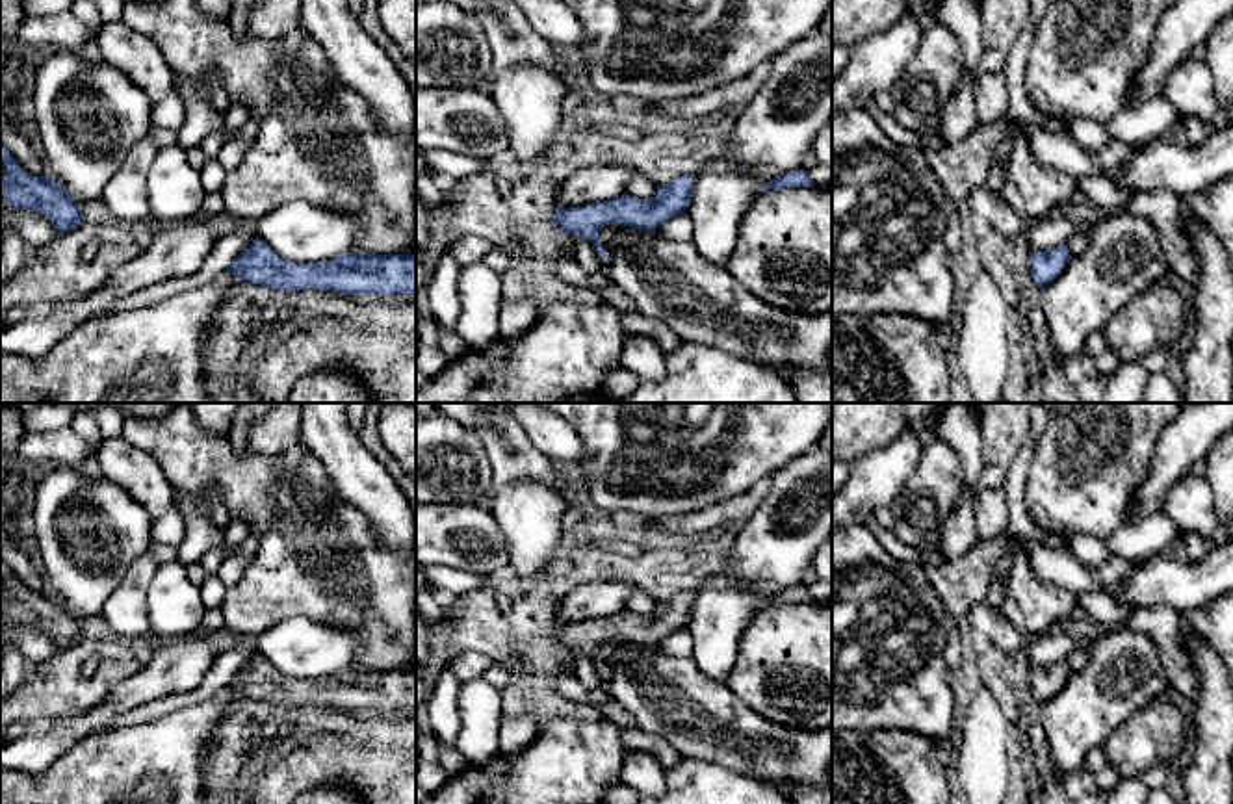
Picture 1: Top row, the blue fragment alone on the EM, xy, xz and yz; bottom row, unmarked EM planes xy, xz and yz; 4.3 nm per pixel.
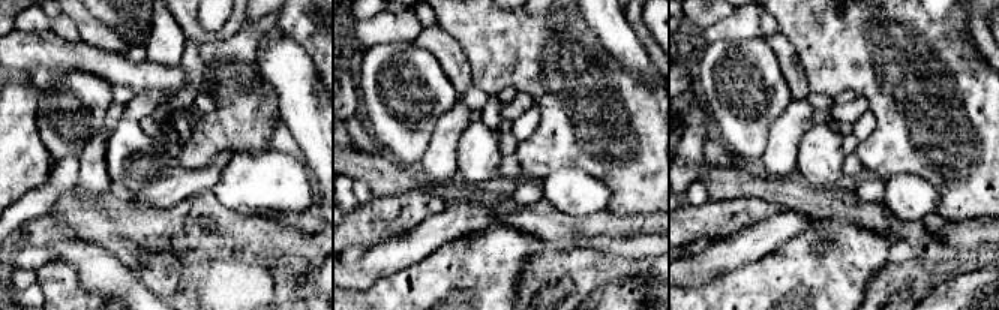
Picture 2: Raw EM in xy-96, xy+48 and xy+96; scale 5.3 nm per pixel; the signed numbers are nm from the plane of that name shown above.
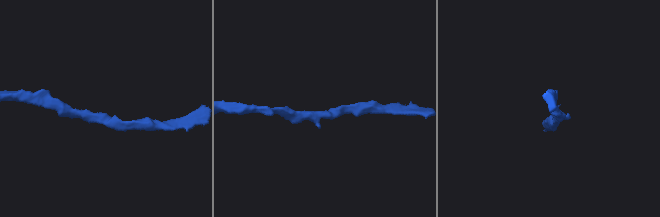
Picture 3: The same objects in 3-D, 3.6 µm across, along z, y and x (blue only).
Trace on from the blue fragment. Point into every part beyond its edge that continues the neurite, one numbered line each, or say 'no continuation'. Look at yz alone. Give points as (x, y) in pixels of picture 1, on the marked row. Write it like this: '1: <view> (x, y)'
no continuation

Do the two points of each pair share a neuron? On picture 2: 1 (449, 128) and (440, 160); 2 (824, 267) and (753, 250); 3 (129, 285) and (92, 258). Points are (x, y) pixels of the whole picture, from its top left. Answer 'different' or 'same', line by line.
1: same
2: different
3: same

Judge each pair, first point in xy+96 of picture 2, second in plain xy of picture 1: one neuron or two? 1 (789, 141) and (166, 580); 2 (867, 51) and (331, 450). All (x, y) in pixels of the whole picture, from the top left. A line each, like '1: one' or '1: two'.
1: two
2: two

